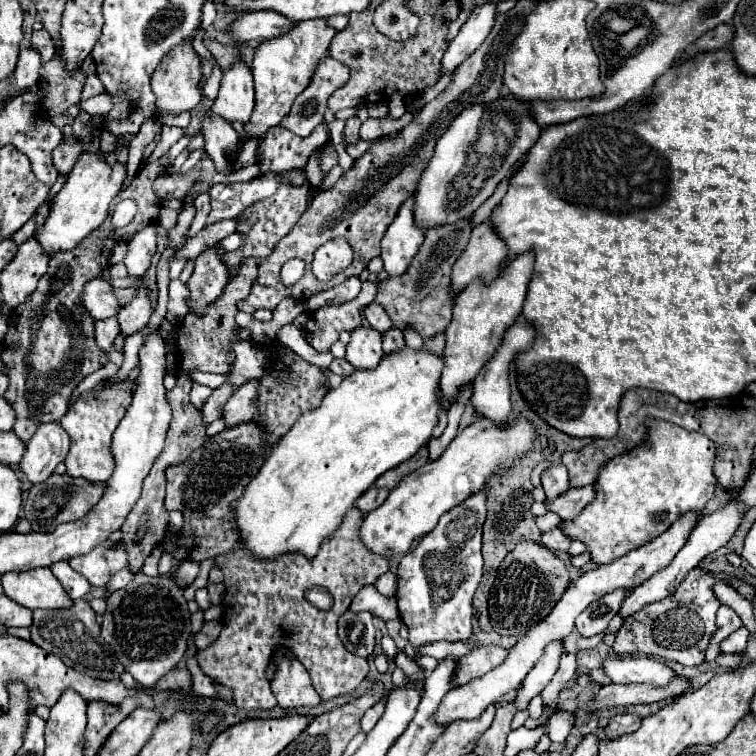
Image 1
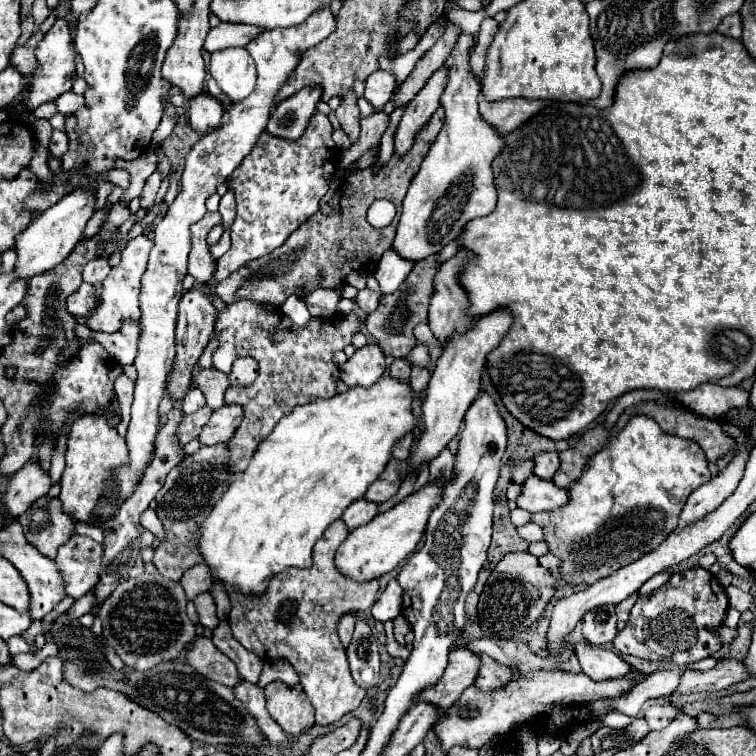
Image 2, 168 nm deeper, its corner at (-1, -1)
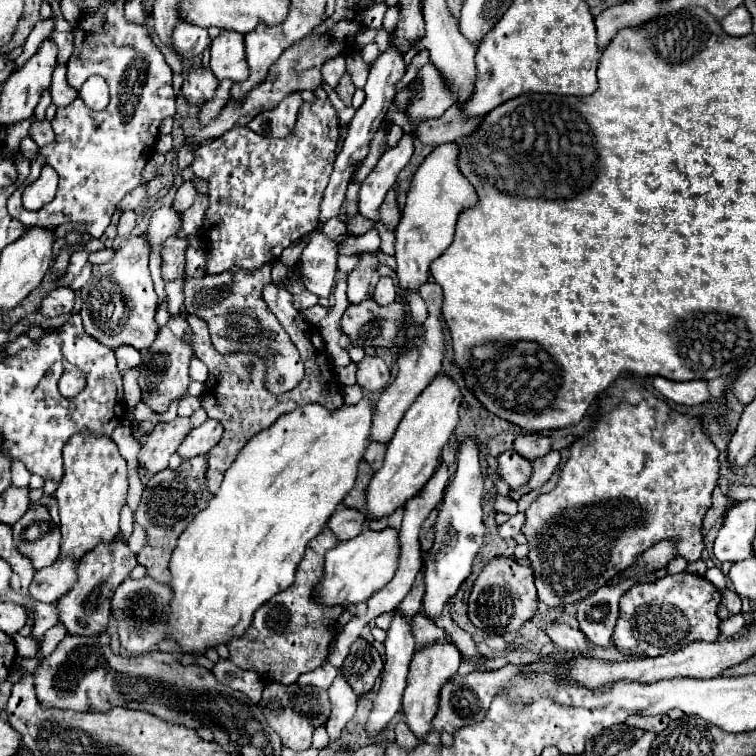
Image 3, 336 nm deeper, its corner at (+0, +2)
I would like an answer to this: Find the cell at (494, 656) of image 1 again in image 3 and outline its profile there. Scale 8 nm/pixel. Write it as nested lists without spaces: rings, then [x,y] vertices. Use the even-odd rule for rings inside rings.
[[[431,643],[425,645],[421,651],[417,651],[411,659],[409,665],[409,677],[407,677],[407,687],[403,693],[403,713],[405,713],[405,723],[409,729],[415,733],[415,737],[425,737],[427,731],[431,731],[429,721],[433,719],[433,713],[437,713],[437,693],[453,673],[457,673],[461,663],[461,653],[453,643]]]

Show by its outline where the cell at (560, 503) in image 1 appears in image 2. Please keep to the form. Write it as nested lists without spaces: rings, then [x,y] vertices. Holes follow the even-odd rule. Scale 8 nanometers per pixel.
[[[530,476],[522,484],[522,494],[518,498],[518,506],[528,512],[550,512],[566,506],[568,502],[568,490],[558,488],[554,482],[538,480],[538,476]]]

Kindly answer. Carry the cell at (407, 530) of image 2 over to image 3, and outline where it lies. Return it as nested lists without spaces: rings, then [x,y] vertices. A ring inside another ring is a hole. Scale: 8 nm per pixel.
[[[395,529],[385,531],[365,531],[357,537],[339,543],[335,549],[325,553],[325,567],[323,567],[323,579],[313,587],[311,595],[317,599],[317,603],[325,607],[349,607],[357,605],[361,601],[367,601],[371,595],[375,595],[379,589],[387,585],[387,581],[393,577],[397,569],[397,557],[399,557],[399,533]]]

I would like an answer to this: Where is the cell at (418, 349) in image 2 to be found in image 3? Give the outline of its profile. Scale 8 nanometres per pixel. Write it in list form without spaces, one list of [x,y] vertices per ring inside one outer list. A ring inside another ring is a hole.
[[[429,281],[419,289],[419,293],[429,307],[429,317],[425,321],[425,335],[421,339],[417,339],[409,349],[405,349],[403,355],[397,357],[399,373],[397,373],[395,381],[373,401],[373,425],[371,425],[369,441],[375,441],[375,443],[387,443],[393,437],[393,433],[395,433],[399,421],[403,419],[405,411],[409,409],[409,405],[433,381],[433,377],[437,377],[437,373],[441,371],[441,361],[445,357],[445,341],[443,341],[443,329],[441,329],[443,323],[439,321],[441,303],[443,303],[443,289],[435,281]]]

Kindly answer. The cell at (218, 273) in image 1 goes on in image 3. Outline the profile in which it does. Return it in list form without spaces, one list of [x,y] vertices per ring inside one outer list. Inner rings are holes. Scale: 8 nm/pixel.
[[[175,315],[169,319],[165,327],[159,329],[155,343],[141,353],[141,373],[139,373],[139,389],[143,395],[143,403],[147,403],[155,413],[165,413],[171,401],[185,395],[187,385],[191,383],[189,377],[189,363],[193,359],[193,349],[189,345],[189,323],[185,321],[187,315]]]

